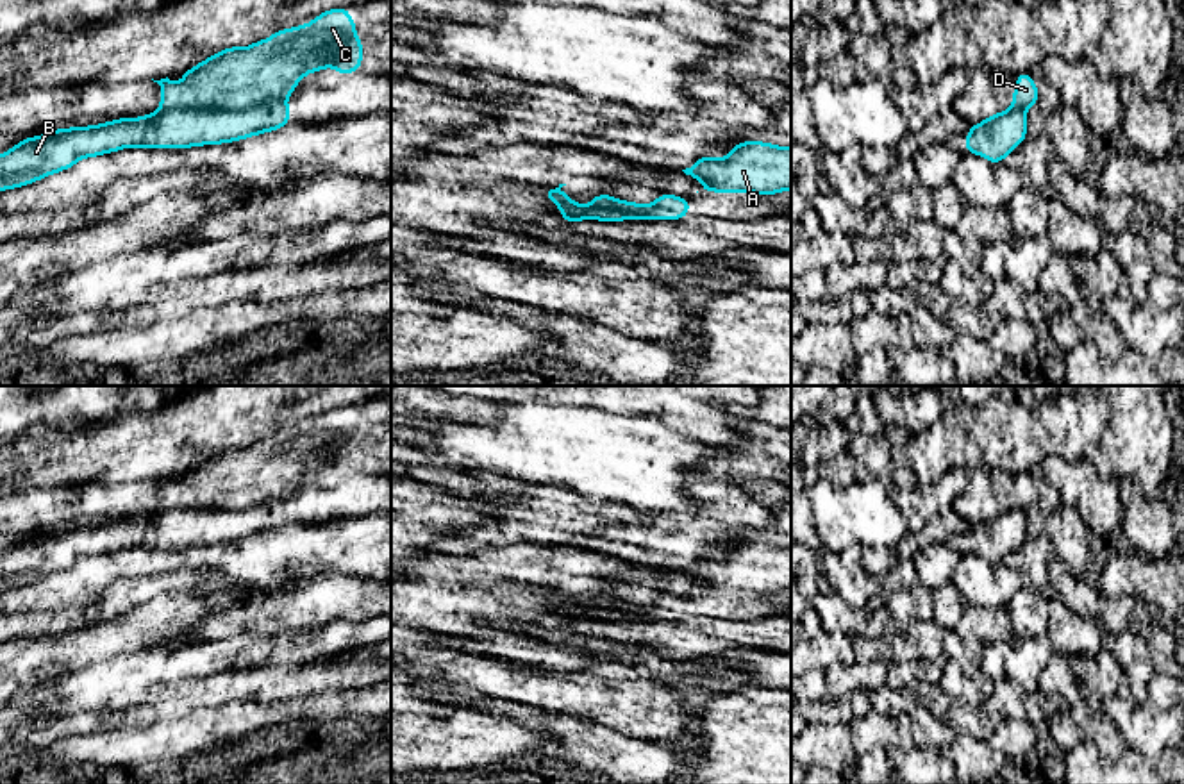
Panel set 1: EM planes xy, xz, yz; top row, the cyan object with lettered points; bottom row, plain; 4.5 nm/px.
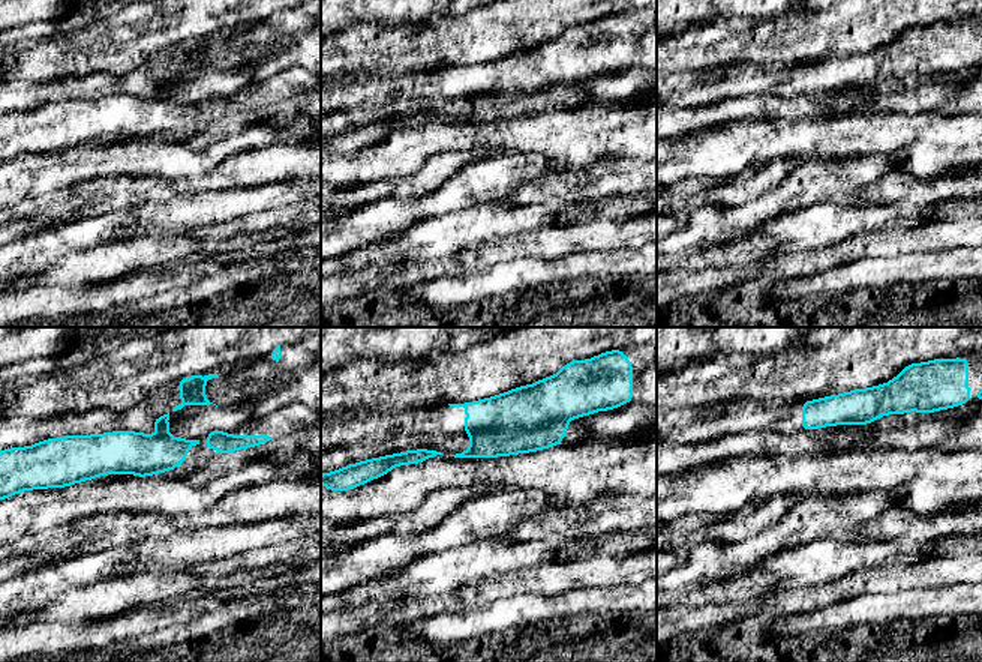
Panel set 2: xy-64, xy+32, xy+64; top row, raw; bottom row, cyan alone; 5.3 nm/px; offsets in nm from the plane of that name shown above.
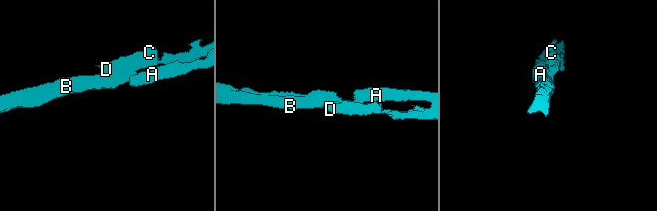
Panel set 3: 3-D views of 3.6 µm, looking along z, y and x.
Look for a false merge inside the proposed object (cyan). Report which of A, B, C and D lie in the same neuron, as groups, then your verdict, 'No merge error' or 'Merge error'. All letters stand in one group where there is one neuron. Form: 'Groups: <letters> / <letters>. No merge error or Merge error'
Groups: A B / C D. Merge error

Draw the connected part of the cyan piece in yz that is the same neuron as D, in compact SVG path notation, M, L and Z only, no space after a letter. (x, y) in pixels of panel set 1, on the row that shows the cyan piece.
M1018 73L1016 86L1013 95L1013 109L1025 111L1029 105L1036 105L1039 100L1039 93L1030 73Z

